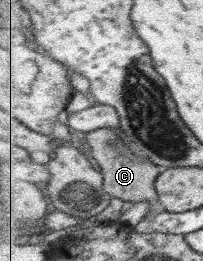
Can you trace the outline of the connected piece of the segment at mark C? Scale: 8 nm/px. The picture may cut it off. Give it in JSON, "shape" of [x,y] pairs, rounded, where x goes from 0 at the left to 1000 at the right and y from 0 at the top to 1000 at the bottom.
{"shape":[[[488,490],[419,513],[424,544],[453,567],[453,598],[498,640],[512,670],[512,728],[552,755],[571,755],[621,774],[700,774],[719,766],[749,785],[719,831],[764,831],[778,816],[808,812],[783,774],[783,736],[768,728],[768,686],[793,670],[788,644],[734,605],[680,605],[650,571],[571,517],[562,498]]]}

